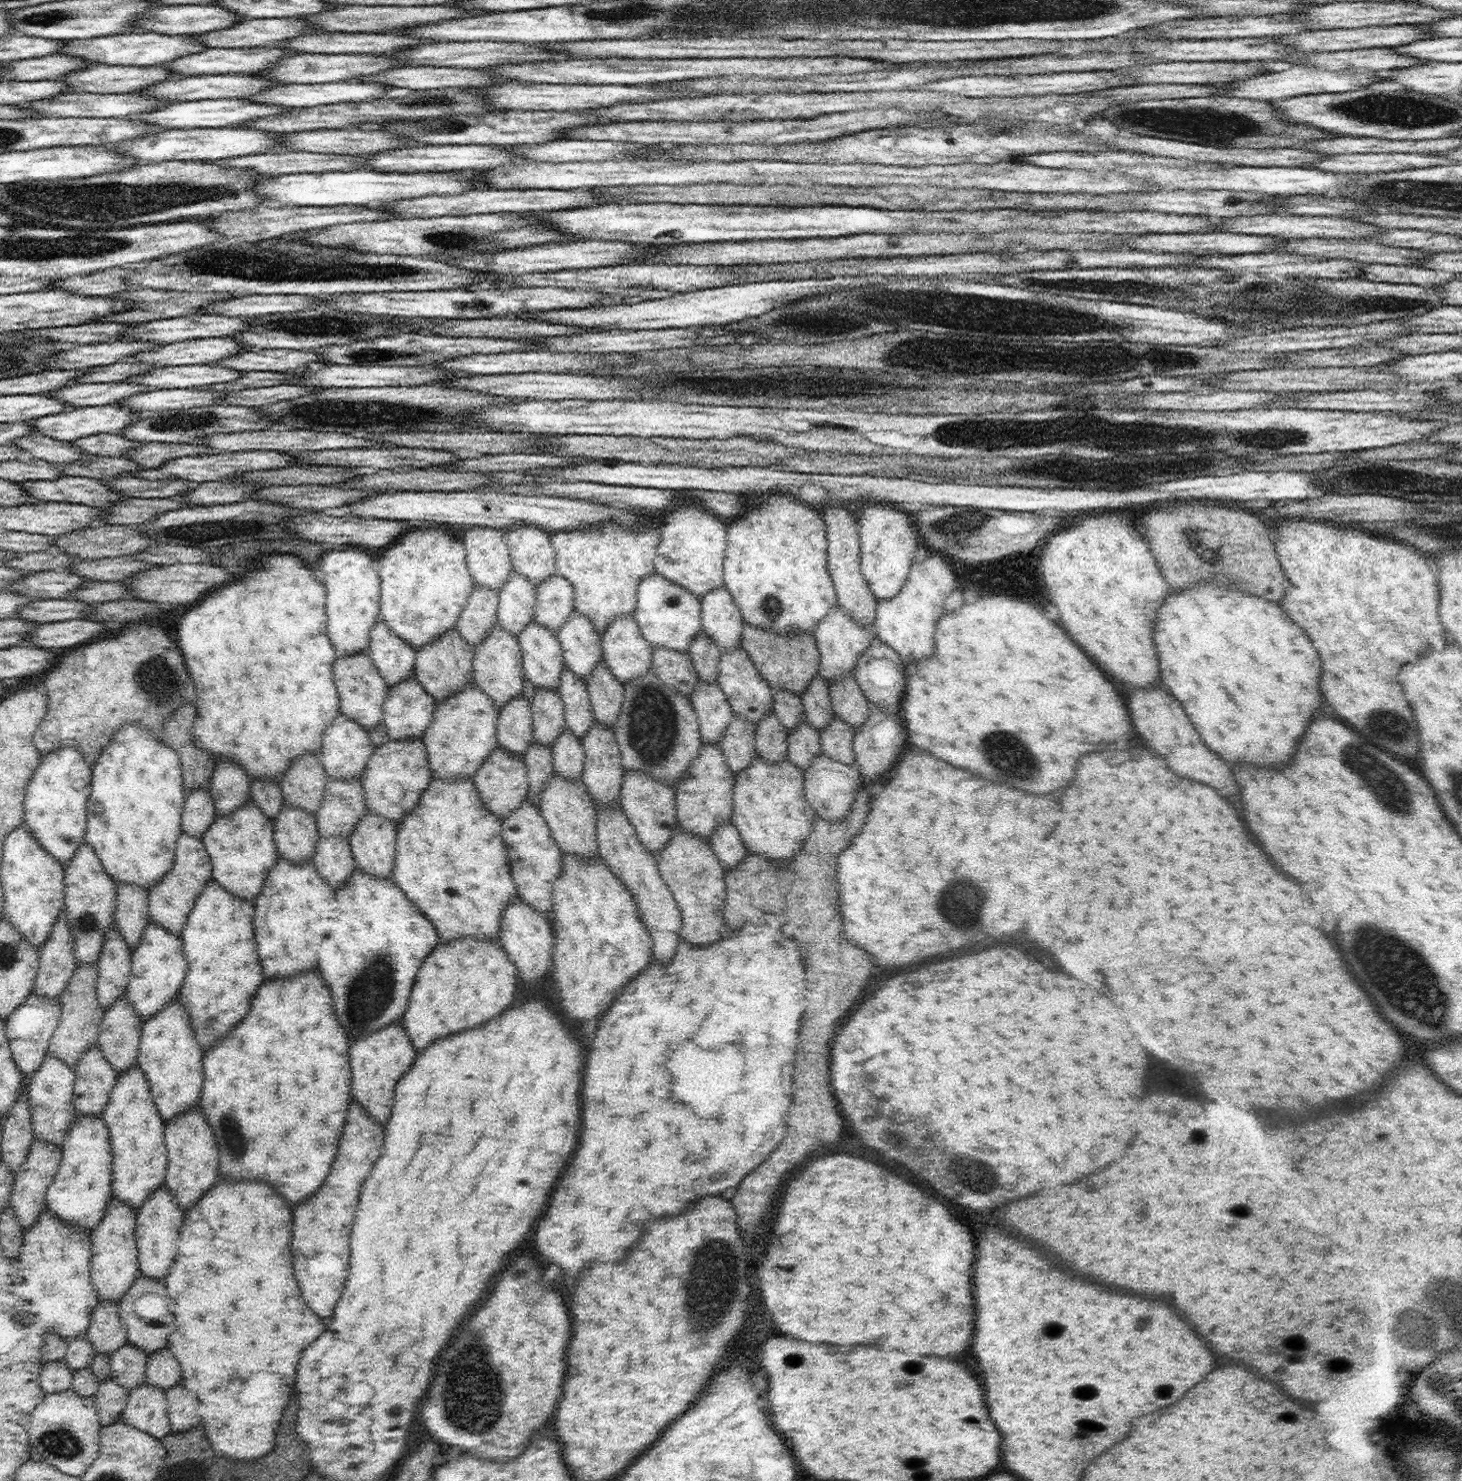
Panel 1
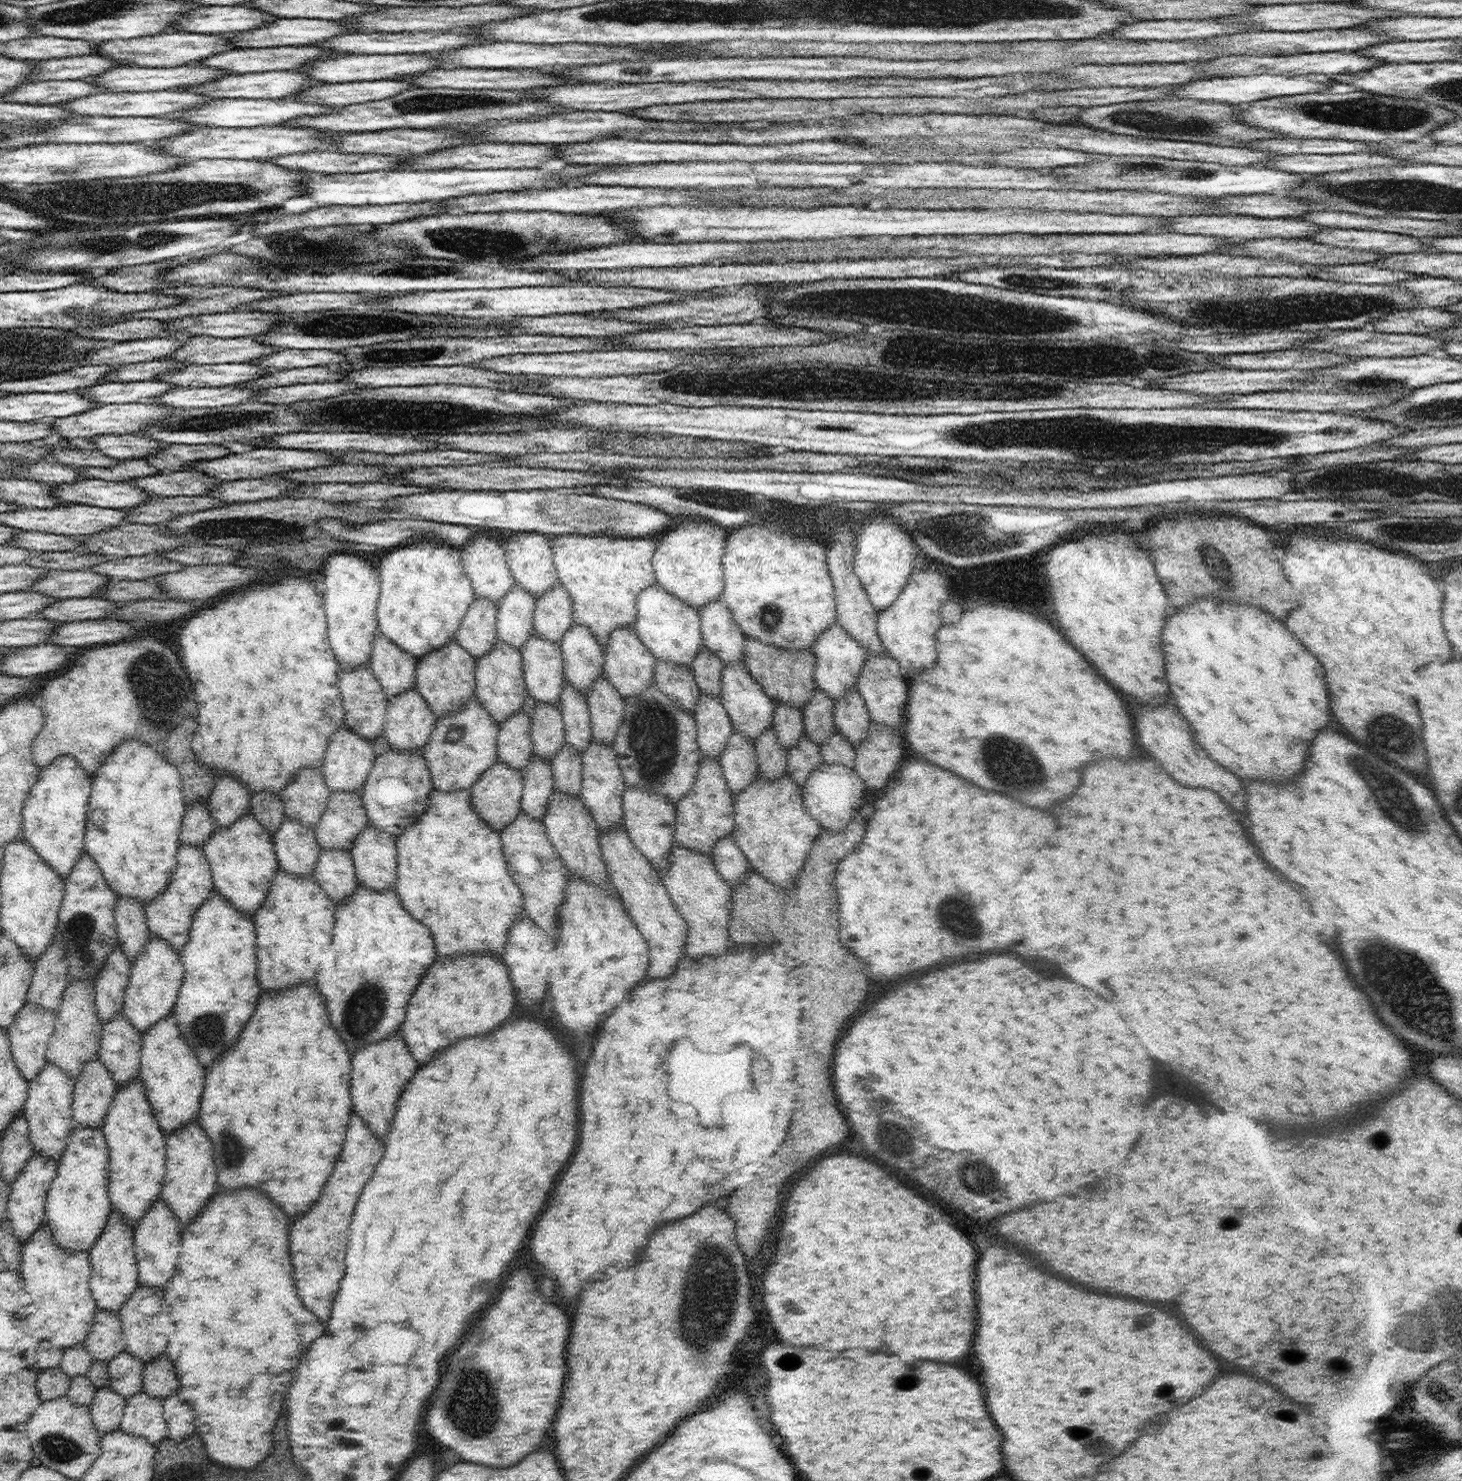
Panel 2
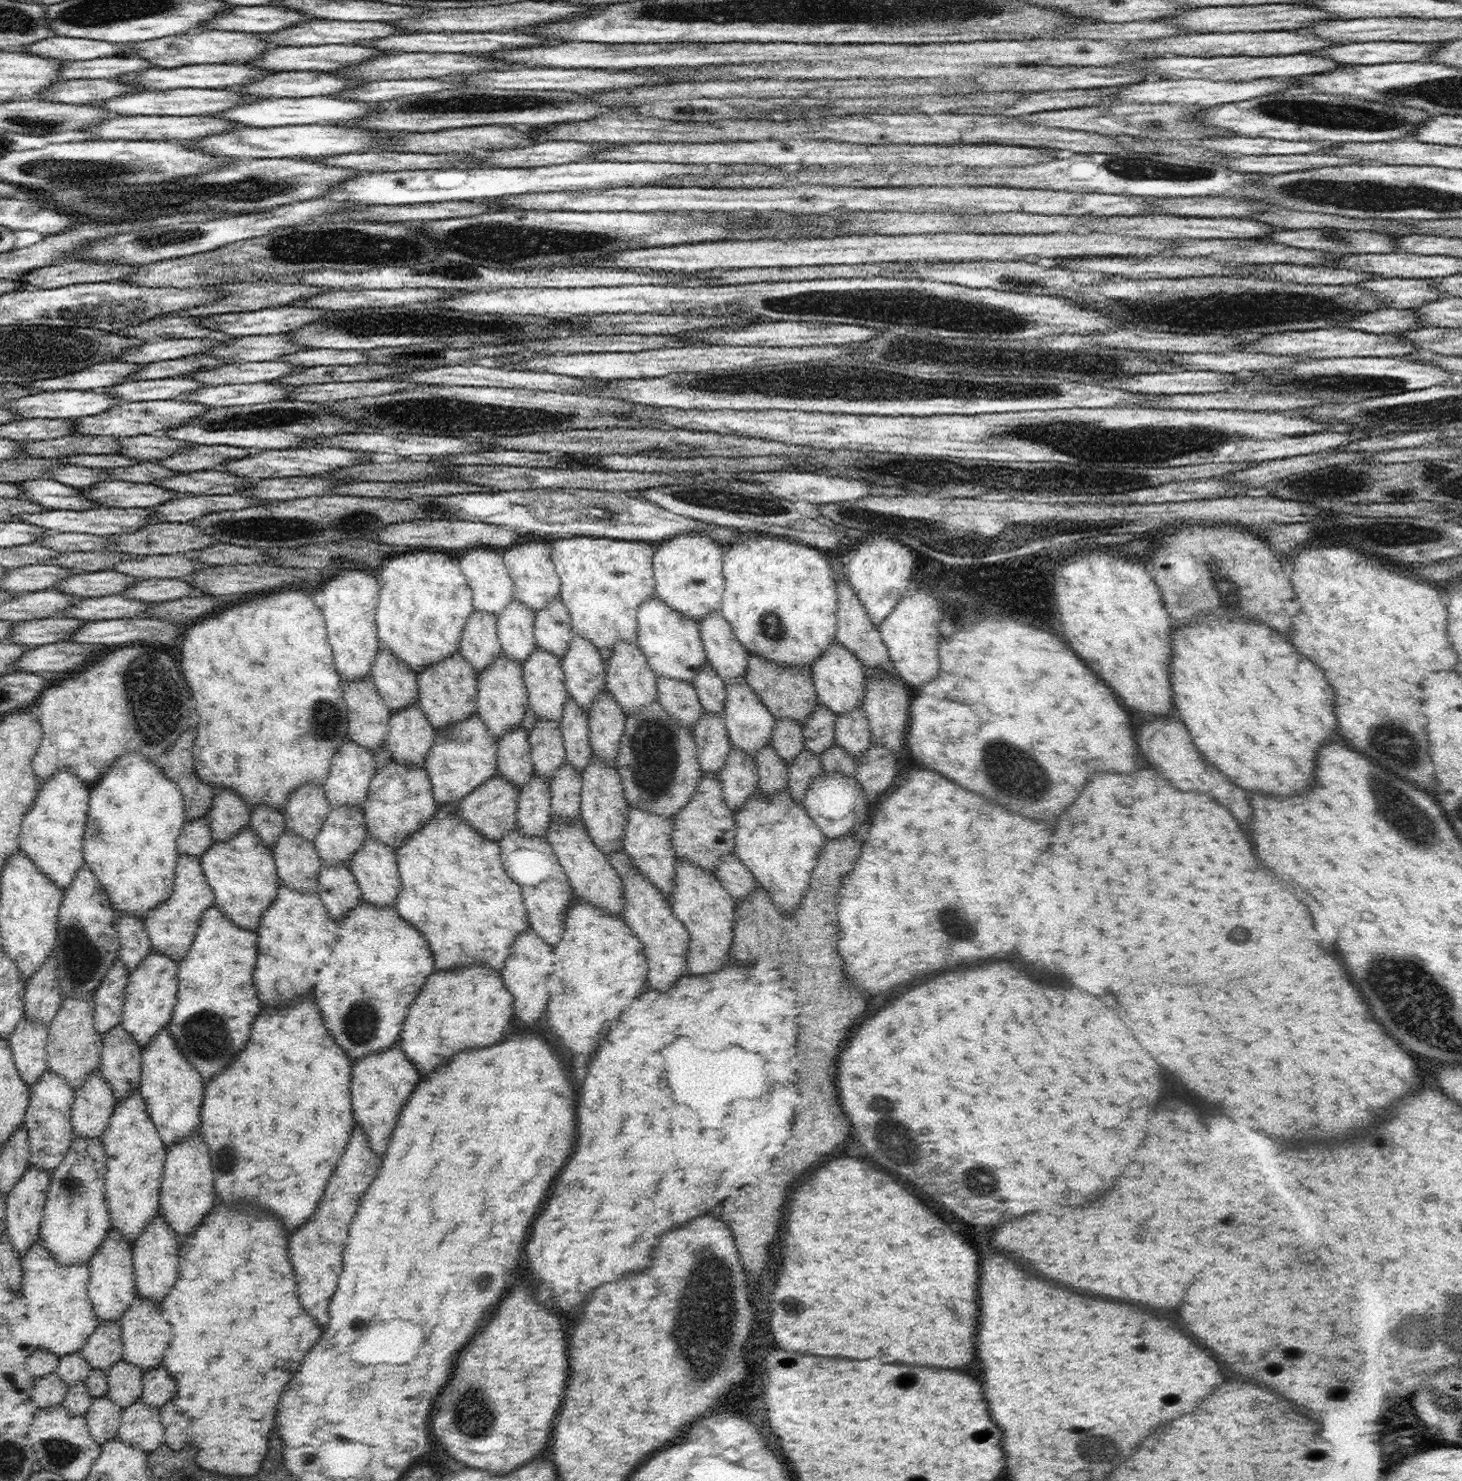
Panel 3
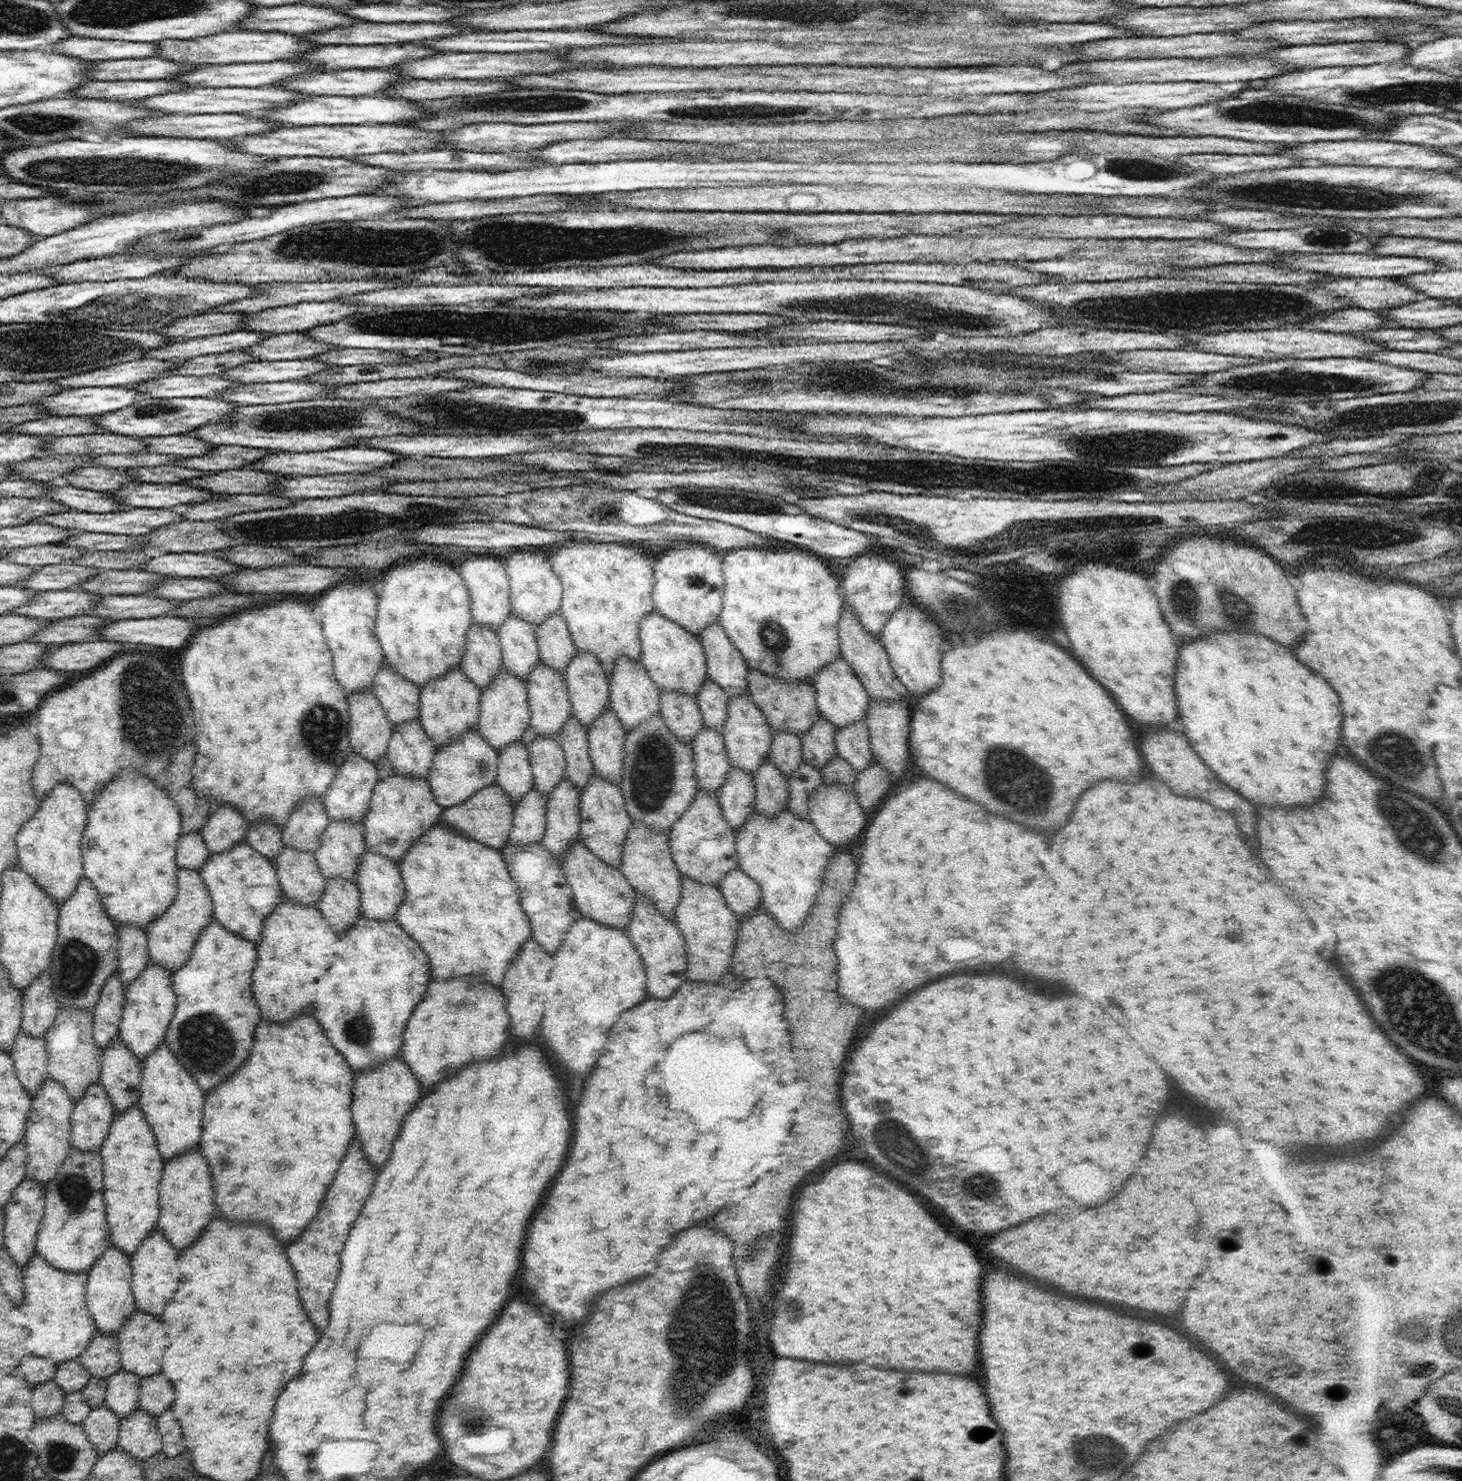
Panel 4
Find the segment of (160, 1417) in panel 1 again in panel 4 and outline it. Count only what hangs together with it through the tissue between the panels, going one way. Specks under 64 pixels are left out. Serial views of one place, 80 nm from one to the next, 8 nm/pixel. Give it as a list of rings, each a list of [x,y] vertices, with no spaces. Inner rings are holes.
[[[136,1408],[121,1420],[119,1429],[117,1446],[134,1458],[143,1461],[161,1451],[162,1437],[153,1414]]]

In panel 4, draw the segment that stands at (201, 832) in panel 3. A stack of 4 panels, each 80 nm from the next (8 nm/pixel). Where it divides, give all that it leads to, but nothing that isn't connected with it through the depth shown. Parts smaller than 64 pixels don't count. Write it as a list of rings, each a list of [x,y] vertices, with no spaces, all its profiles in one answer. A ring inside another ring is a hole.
[[[201,830],[186,833],[178,839],[176,864],[179,869],[192,869],[200,872],[210,855]]]

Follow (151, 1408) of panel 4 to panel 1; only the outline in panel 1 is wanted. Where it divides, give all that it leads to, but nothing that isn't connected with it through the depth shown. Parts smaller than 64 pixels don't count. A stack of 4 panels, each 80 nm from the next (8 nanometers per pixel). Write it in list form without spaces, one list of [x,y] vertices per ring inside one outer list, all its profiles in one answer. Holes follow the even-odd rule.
[[[166,1346],[147,1355],[145,1375],[146,1383],[167,1391],[182,1380],[182,1368]]]

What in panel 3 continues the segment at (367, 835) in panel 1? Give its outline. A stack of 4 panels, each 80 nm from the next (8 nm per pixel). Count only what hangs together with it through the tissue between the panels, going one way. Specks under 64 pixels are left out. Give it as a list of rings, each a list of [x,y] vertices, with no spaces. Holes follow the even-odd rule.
[[[367,836],[353,854],[349,869],[361,890],[361,898],[375,907],[395,906],[401,889],[396,851]]]

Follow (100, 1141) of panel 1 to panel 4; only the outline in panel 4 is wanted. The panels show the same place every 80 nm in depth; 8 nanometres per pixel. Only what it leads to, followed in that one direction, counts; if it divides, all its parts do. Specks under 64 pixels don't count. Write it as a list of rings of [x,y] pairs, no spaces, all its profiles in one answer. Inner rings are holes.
[[[71,1148],[56,1176],[46,1184],[44,1216],[35,1252],[56,1270],[88,1273],[111,1244],[104,1200],[103,1158],[98,1151]]]

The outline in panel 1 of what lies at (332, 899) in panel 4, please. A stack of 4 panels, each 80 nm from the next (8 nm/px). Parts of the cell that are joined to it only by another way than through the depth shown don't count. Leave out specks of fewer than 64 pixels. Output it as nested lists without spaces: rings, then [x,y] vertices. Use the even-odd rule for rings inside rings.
[[[344,837],[320,838],[312,861],[332,889],[341,889],[357,868],[351,844]]]

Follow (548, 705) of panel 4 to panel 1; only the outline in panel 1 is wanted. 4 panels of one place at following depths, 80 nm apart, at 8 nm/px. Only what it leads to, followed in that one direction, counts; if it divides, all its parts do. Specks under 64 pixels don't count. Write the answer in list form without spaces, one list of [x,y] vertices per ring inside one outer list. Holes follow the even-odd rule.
[[[533,618],[517,638],[523,656],[525,678],[536,689],[558,691],[565,660],[557,634],[539,625]]]

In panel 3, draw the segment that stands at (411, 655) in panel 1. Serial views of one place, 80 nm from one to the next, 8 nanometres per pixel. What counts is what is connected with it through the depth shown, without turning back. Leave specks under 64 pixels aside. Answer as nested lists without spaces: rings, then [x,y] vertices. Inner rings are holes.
[[[380,648],[370,677],[391,714],[417,702],[417,674],[394,654],[390,654],[390,650]]]

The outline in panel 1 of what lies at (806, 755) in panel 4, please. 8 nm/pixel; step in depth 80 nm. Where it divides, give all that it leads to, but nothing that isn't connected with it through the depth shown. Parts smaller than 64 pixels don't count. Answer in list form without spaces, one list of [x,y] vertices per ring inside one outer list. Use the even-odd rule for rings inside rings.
[[[816,674],[811,678],[808,688],[801,694],[805,719],[820,733],[834,716],[829,692],[829,684],[822,676]]]

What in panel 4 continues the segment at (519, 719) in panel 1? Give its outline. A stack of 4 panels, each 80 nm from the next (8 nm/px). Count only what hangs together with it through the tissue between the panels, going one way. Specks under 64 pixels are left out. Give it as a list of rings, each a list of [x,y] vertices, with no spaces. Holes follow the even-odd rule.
[[[522,740],[507,744],[499,752],[495,782],[514,806],[534,786],[528,746]]]

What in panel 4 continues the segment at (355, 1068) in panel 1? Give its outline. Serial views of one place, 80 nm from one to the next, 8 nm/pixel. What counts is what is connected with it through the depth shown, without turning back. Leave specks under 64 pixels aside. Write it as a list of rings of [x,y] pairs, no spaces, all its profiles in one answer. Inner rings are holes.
[[[402,1056],[392,1058],[390,1062],[384,1062],[382,1066],[374,1070],[366,1070],[360,1076],[356,1076],[354,1090],[352,1090],[352,1116],[356,1124],[356,1138],[362,1142],[366,1158],[376,1164],[384,1166],[390,1158],[392,1142],[398,1136],[398,1130],[402,1126],[402,1118],[412,1110],[422,1096],[420,1084],[408,1064]]]

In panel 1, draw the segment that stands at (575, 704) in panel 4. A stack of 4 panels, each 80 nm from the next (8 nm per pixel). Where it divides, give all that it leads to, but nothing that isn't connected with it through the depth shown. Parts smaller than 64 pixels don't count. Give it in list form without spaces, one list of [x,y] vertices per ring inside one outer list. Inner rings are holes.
[[[574,611],[561,626],[557,637],[565,666],[586,682],[595,666],[603,660],[601,636],[592,621],[585,614]]]

